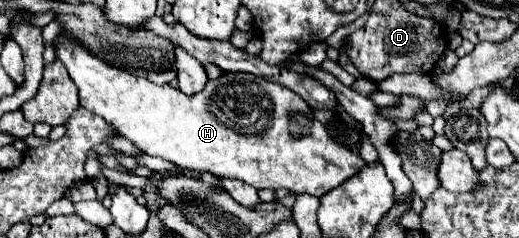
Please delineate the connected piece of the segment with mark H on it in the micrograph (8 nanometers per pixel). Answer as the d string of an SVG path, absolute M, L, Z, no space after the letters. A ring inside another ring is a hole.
M59 34L53 40L53 48L55 58L65 64L71 80L79 88L79 104L85 110L101 116L117 136L127 138L149 156L169 160L181 168L195 172L211 172L215 176L239 178L257 190L287 188L293 194L307 192L317 198L341 186L341 182L355 176L359 170L363 170L363 166L367 166L367 162L355 150L335 142L327 134L325 124L315 120L313 110L307 106L307 102L303 102L303 98L299 98L289 88L269 82L265 78L247 72L227 72L221 74L217 80L209 80L203 92L187 96L177 88L171 88L169 84L157 86L147 78L129 74L103 62L101 58L91 54L87 46L71 36Z

